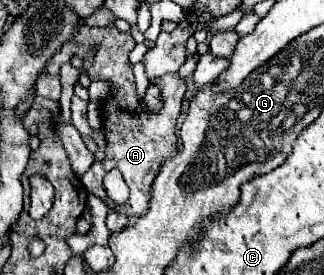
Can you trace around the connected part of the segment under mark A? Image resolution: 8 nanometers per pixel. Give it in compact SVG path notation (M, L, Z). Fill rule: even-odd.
M81 23L75 31L75 37L65 43L65 47L61 51L57 51L57 55L53 55L53 59L71 59L73 55L81 55L85 57L85 53L89 51L89 41L99 41L99 51L95 53L95 63L87 69L91 81L105 81L111 85L111 93L109 97L101 103L101 117L103 117L103 129L107 135L107 145L105 145L105 161L103 163L93 163L89 167L89 171L81 177L81 183L85 185L85 189L93 195L97 195L101 201L105 201L105 205L117 213L125 213L127 217L141 217L145 215L147 207L149 207L149 189L153 179L157 177L157 173L161 171L161 165L173 157L177 153L177 137L175 137L175 123L181 111L181 101L185 95L185 79L179 77L177 73L173 75L163 75L161 79L153 79L151 83L159 87L161 91L161 99L163 99L163 107L159 111L149 111L143 97L139 97L137 89L135 89L135 79L133 79L133 71L131 71L131 63L129 63L129 55L131 49L135 47L135 41L131 41L131 37L121 37L119 29L113 27L89 27L85 23ZM111 169L119 169L123 173L125 183L131 189L129 199L123 205L113 203L103 185L101 179L107 171Z

